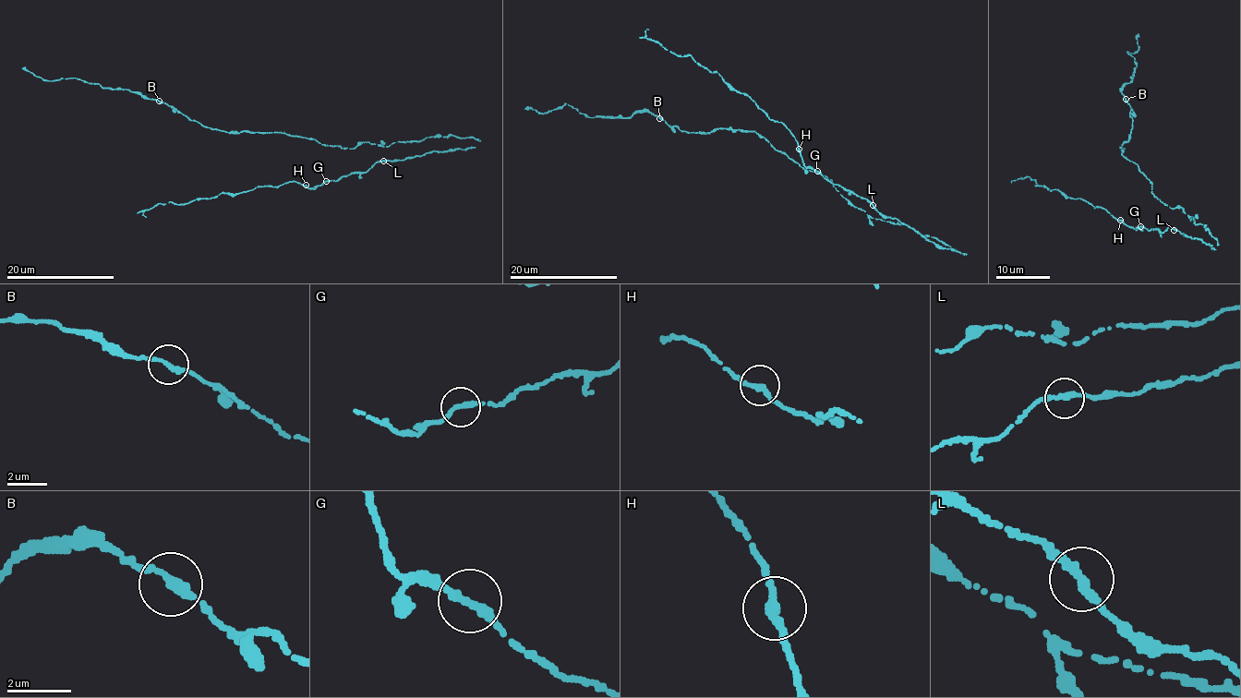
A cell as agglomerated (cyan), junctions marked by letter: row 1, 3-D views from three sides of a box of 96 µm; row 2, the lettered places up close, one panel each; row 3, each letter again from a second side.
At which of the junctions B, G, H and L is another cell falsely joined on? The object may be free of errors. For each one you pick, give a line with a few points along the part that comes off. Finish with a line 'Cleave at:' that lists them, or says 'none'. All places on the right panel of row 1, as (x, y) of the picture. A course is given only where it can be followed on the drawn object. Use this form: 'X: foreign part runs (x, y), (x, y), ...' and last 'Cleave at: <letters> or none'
Cleave at: none

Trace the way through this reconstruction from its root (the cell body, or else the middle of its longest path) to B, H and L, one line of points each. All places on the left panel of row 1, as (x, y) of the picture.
B: (430, 138), (393, 142), (388, 147), (368, 142), (343, 149), (278, 132), (212, 129), (159, 101)
H: (430, 138), (455, 135), (477, 140), (469, 149), (377, 161), (365, 172), (342, 175), (311, 189), (306, 185)
L: (430, 138), (455, 135), (474, 137), (477, 140), (475, 147), (383, 161)

